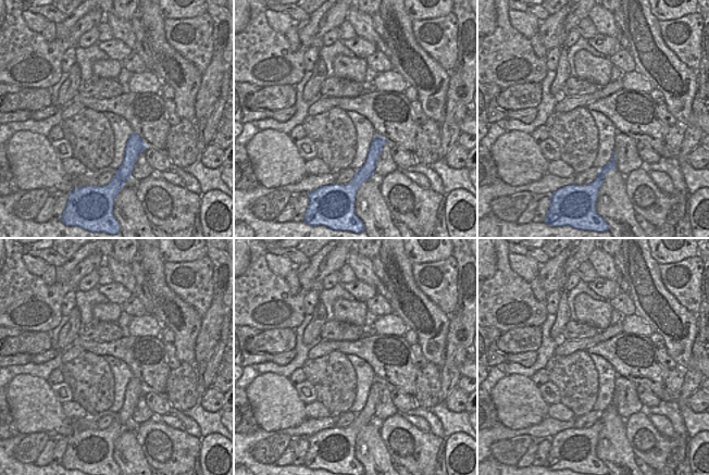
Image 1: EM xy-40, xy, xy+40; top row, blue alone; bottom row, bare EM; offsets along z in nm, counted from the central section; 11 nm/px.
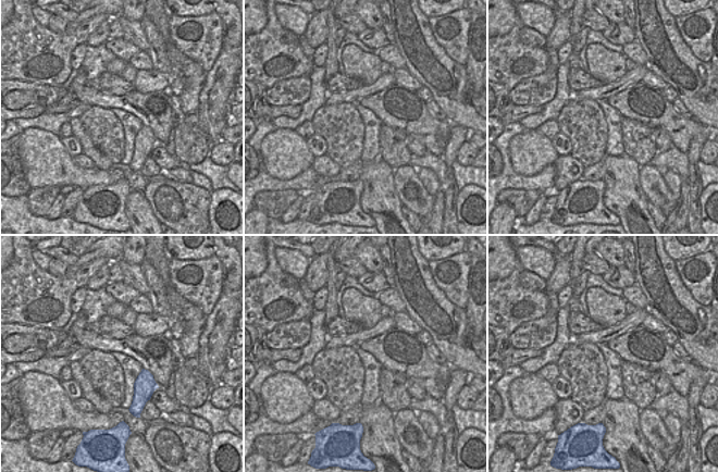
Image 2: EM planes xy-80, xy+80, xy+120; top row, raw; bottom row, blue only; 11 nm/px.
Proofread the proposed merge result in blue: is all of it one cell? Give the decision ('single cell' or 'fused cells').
single cell

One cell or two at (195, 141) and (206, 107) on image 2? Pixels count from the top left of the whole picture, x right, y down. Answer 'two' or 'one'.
two

